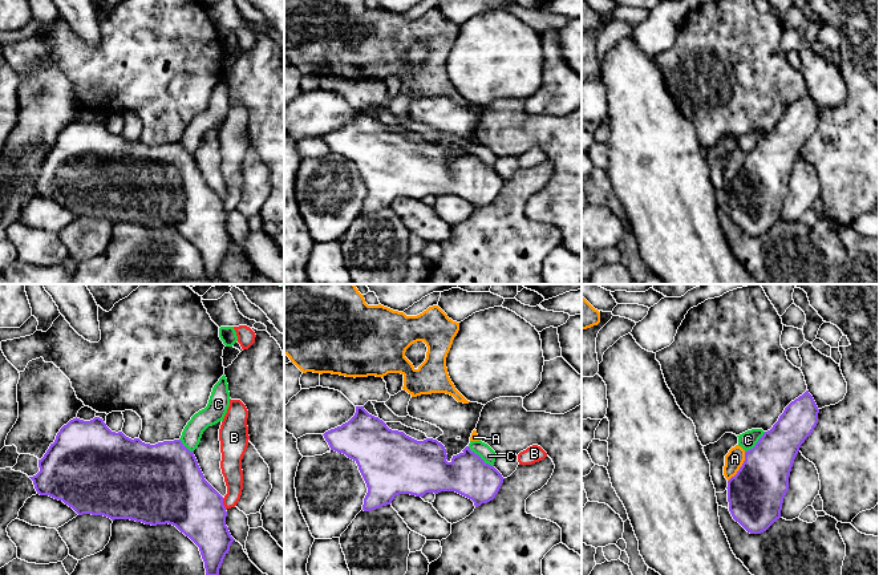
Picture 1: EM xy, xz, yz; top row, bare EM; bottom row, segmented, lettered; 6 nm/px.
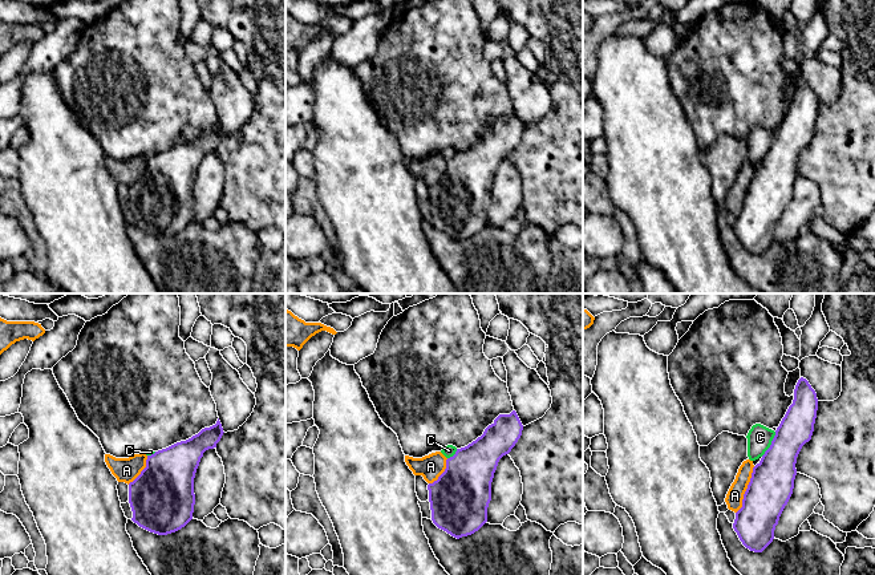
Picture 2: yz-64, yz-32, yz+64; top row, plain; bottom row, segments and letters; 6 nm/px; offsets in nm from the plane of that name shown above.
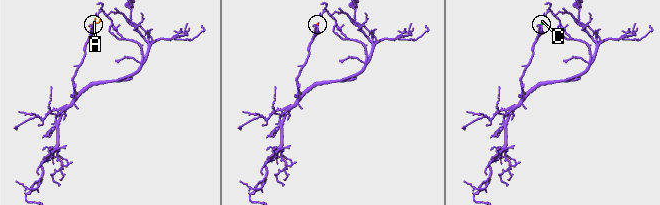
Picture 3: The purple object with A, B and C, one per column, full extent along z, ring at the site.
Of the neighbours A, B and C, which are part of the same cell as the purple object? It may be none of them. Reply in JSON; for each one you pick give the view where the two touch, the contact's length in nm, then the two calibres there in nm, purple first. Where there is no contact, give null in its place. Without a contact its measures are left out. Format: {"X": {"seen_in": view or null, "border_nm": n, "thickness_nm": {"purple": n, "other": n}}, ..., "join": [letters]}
{"join": []}

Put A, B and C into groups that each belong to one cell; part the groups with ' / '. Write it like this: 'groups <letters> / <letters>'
groups A / B / C

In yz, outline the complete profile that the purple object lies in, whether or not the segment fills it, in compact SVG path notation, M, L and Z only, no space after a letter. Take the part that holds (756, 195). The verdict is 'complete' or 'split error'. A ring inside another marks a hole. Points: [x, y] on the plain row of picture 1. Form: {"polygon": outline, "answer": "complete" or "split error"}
{"polygon": "M806 93L791 104L773 130L763 135L756 149L745 154L745 163L728 183L729 214L748 235L761 236L781 220L783 201L789 193L789 178L801 147L818 126L819 112Z", "answer": "complete"}

